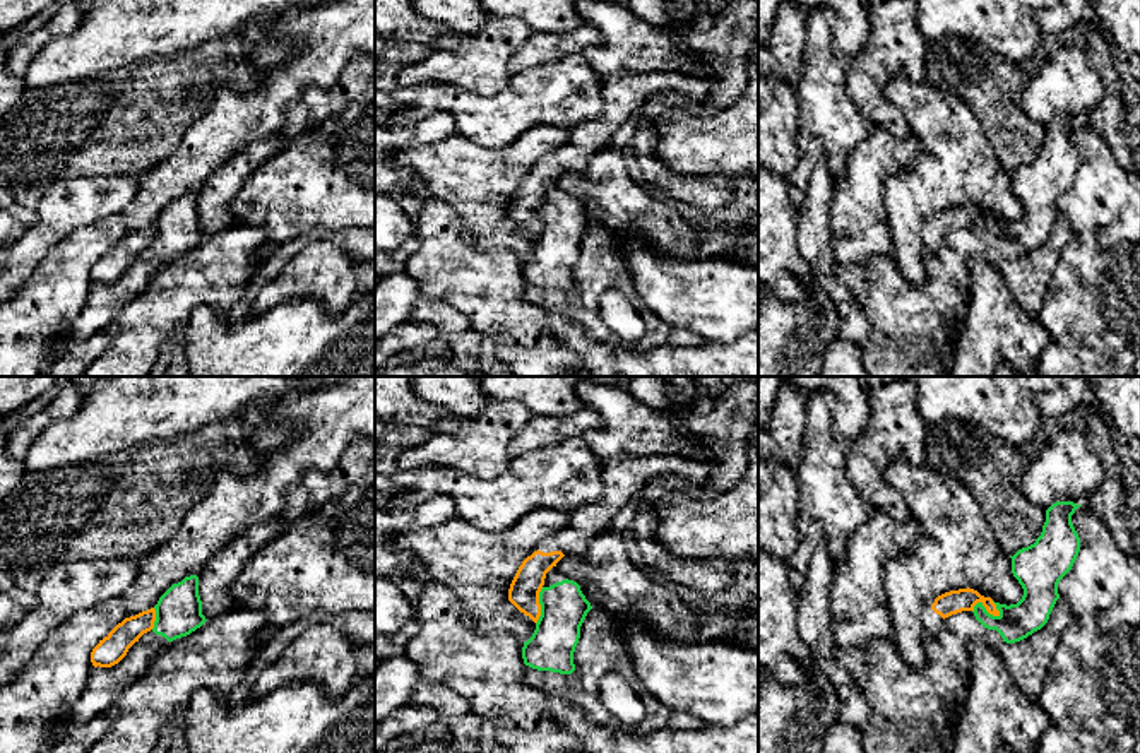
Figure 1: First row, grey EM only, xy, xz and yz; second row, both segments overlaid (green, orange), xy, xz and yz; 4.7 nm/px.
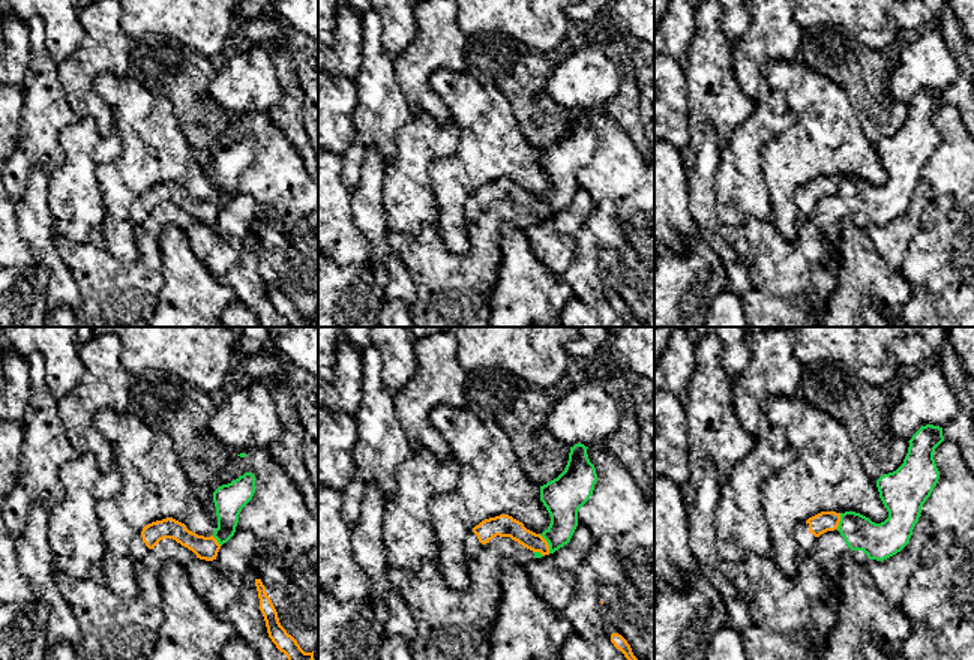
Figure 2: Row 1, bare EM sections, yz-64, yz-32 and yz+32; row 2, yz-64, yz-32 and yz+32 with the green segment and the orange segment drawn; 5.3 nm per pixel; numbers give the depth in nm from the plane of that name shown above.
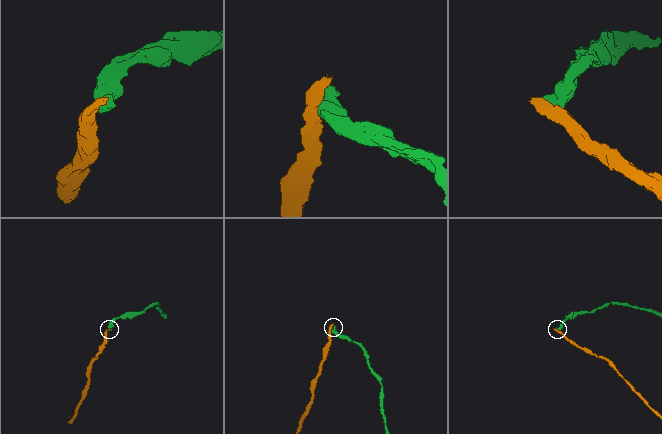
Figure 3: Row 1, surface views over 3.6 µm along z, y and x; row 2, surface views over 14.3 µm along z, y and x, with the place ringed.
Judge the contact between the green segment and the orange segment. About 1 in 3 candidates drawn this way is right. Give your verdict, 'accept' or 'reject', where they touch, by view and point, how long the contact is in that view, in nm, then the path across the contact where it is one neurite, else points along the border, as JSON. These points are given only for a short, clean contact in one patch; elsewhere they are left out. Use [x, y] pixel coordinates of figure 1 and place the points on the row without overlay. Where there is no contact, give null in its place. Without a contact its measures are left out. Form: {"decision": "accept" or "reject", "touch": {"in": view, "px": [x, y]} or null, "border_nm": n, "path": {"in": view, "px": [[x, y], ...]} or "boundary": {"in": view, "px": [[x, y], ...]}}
{"decision": "reject", "touch": {"in": "yz", "px": [985, 225]}, "border_nm": 140, "boundary": {"in": "yz", "px": [[973, 228], [979, 219], [990, 230], [1000, 231]]}}

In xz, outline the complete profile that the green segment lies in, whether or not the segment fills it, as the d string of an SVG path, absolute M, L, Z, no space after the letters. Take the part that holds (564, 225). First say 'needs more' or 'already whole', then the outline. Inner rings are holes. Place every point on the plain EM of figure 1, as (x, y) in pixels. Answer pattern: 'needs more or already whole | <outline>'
needs more | M553 183L539 209L541 233L532 253L524 258L524 281L537 288L572 291L580 243L592 226L580 202Z

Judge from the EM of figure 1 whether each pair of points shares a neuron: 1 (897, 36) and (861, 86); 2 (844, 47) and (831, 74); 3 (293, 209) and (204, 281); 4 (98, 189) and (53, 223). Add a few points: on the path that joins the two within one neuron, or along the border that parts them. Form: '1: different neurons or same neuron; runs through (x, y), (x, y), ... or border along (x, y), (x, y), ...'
1: same neuron; runs through (894, 47), (868, 74)
2: different neurons; border along (832, 17), (834, 50), (846, 65)
3: different neurons; border along (237, 223), (266, 233), (261, 262)
4: same neuron; runs through (88, 199), (74, 202), (64, 213)

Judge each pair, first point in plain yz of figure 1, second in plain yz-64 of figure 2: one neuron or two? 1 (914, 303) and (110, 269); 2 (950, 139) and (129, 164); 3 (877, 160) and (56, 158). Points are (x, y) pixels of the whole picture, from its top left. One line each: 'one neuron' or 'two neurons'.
1: one neuron
2: one neuron
3: two neurons

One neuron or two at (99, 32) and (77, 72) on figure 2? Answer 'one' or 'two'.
one

